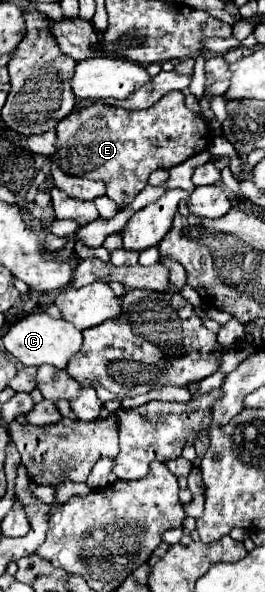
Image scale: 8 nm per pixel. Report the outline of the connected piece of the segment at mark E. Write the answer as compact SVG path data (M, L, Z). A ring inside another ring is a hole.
M174 91L166 93L156 105L144 111L126 111L122 107L112 107L104 101L86 99L78 101L72 109L70 117L64 117L56 125L56 157L62 169L66 169L68 175L74 177L86 177L86 179L98 179L106 183L106 195L118 205L128 205L148 183L148 175L156 169L172 169L174 165L180 165L182 161L190 159L192 155L204 151L212 139L212 131L208 129L206 121L192 113L184 105L184 93Z

